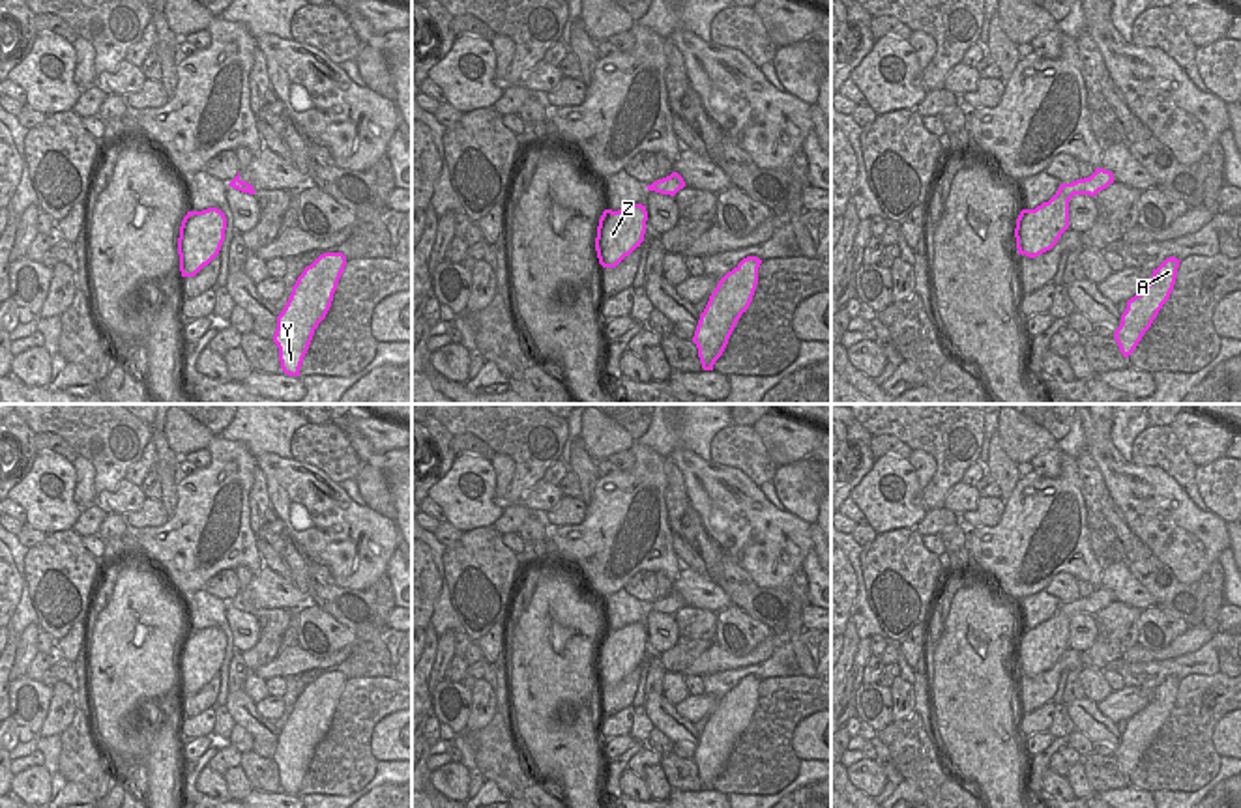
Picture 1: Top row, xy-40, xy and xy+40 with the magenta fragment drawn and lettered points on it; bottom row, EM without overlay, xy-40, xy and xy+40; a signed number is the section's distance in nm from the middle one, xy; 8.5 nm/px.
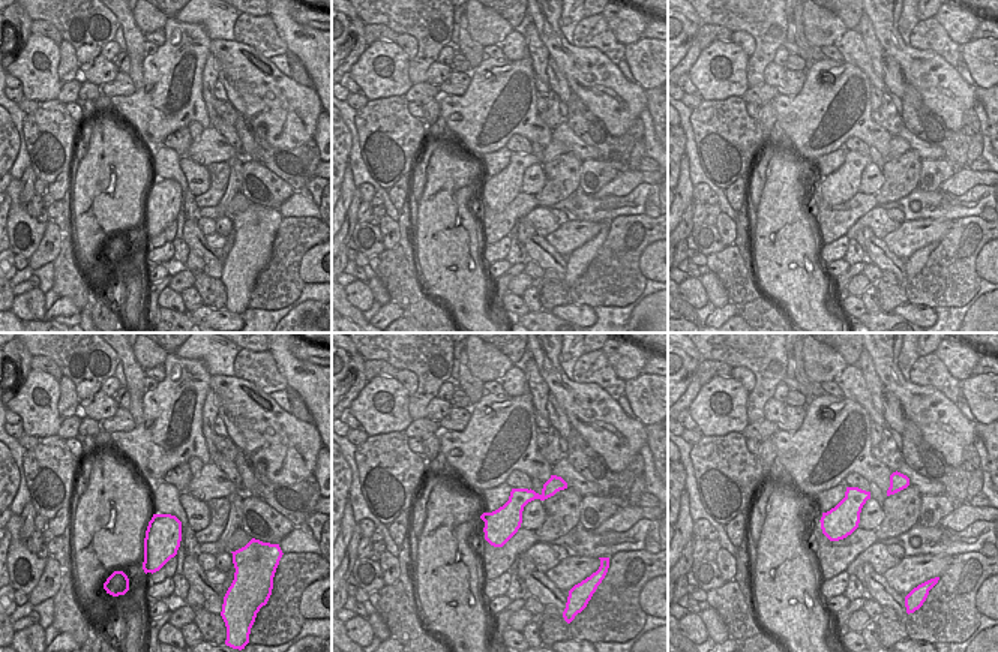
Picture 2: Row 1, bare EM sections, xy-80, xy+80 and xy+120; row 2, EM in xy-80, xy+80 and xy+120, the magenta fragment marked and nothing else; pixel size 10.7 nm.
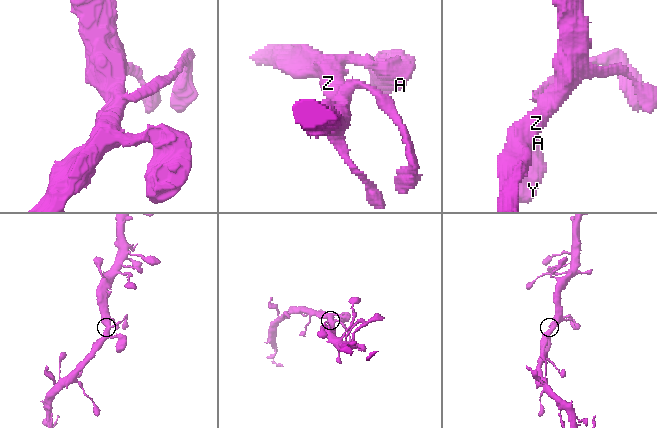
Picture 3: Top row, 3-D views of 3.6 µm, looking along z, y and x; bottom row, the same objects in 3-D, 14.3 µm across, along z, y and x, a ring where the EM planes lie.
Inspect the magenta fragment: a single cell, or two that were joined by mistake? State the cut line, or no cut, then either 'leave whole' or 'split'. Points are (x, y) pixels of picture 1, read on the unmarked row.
cut none; leave whole

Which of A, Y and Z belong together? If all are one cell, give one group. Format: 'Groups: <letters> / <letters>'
Groups: A Y Z

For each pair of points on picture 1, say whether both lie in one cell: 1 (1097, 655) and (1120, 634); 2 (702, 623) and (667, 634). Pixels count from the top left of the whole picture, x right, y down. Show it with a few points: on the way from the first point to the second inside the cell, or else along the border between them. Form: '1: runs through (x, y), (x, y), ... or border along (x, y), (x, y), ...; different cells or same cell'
1: runs through (1103, 651), (1114, 640); same cell
2: border along (674, 616), (676, 642), (659, 655); different cells

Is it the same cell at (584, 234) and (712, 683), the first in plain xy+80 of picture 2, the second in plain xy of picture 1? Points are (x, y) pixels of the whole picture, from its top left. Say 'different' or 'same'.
different

